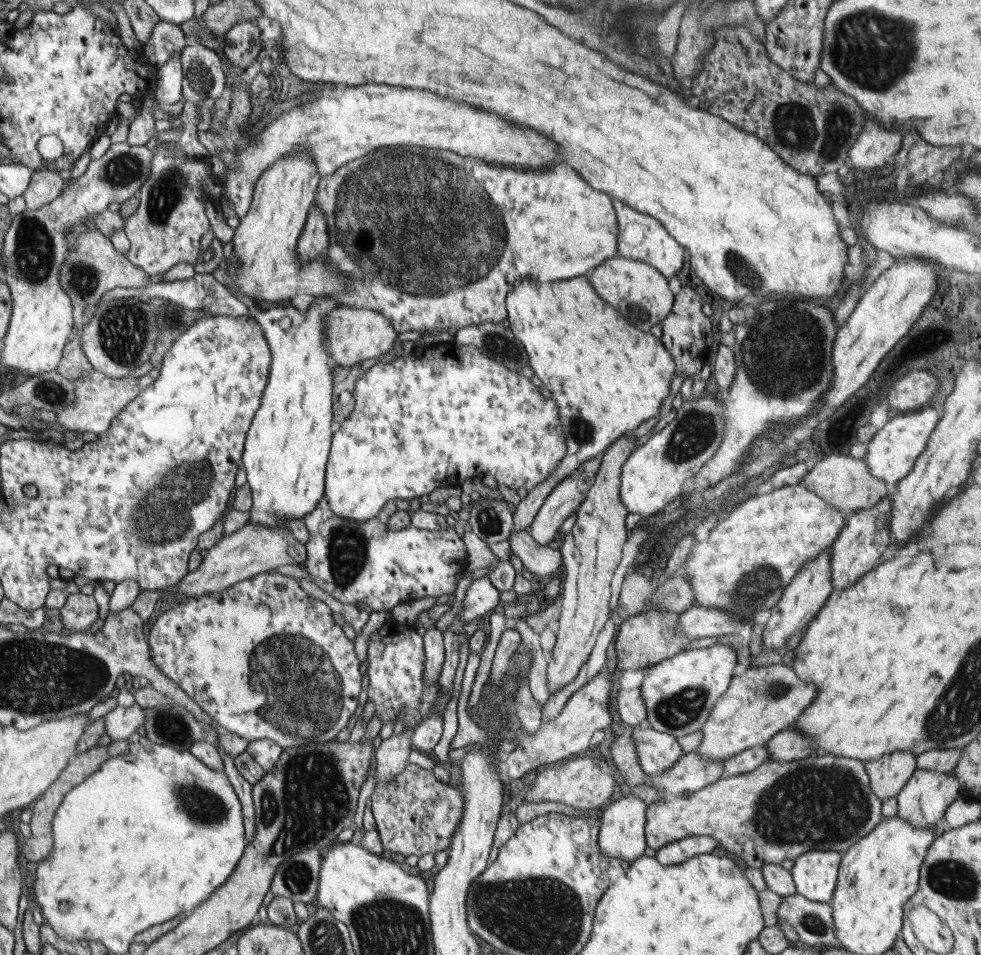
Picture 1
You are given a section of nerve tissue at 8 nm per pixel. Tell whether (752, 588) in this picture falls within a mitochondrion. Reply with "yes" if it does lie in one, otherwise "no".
yes

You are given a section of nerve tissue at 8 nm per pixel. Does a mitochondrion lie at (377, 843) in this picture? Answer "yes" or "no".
no

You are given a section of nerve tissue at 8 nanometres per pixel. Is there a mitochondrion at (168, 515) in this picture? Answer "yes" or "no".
yes

